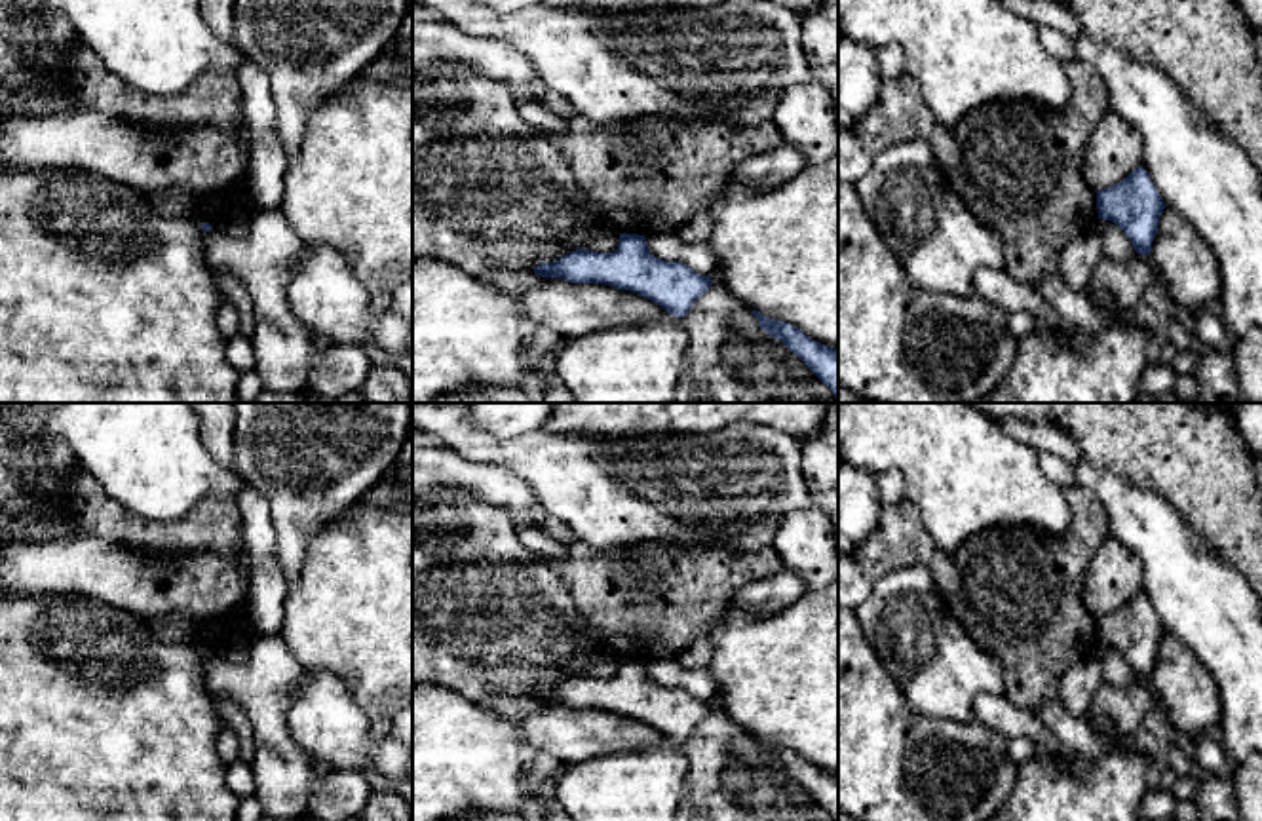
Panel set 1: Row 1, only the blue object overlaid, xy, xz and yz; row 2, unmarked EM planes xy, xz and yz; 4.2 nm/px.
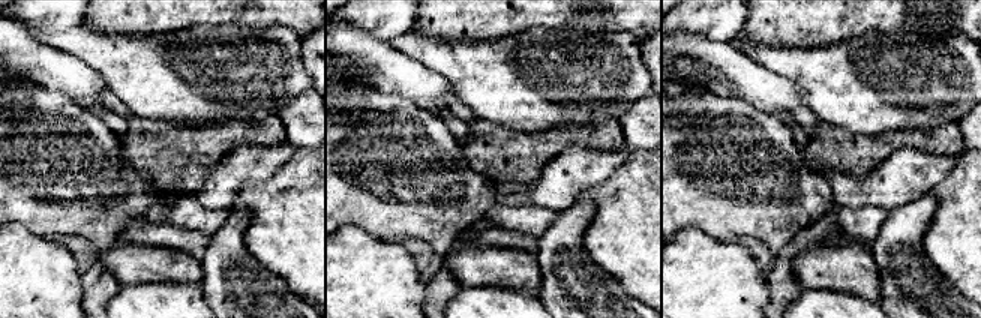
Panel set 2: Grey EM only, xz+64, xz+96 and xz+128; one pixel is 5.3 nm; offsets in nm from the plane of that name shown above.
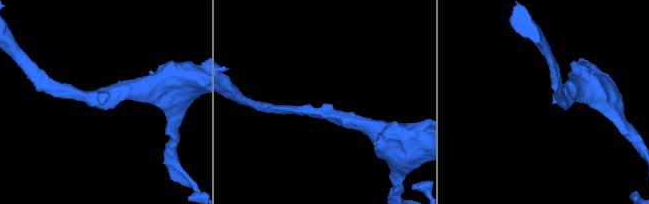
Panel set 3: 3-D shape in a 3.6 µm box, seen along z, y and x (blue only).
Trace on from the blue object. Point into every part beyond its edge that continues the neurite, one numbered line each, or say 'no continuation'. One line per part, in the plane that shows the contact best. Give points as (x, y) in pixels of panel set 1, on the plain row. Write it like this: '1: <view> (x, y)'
no continuation

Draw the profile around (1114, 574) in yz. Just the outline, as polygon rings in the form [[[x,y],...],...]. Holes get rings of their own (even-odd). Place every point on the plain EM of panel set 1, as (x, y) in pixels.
[[[1112,534],[1089,561],[1083,602],[1095,618],[1114,612],[1142,591],[1142,561]]]

